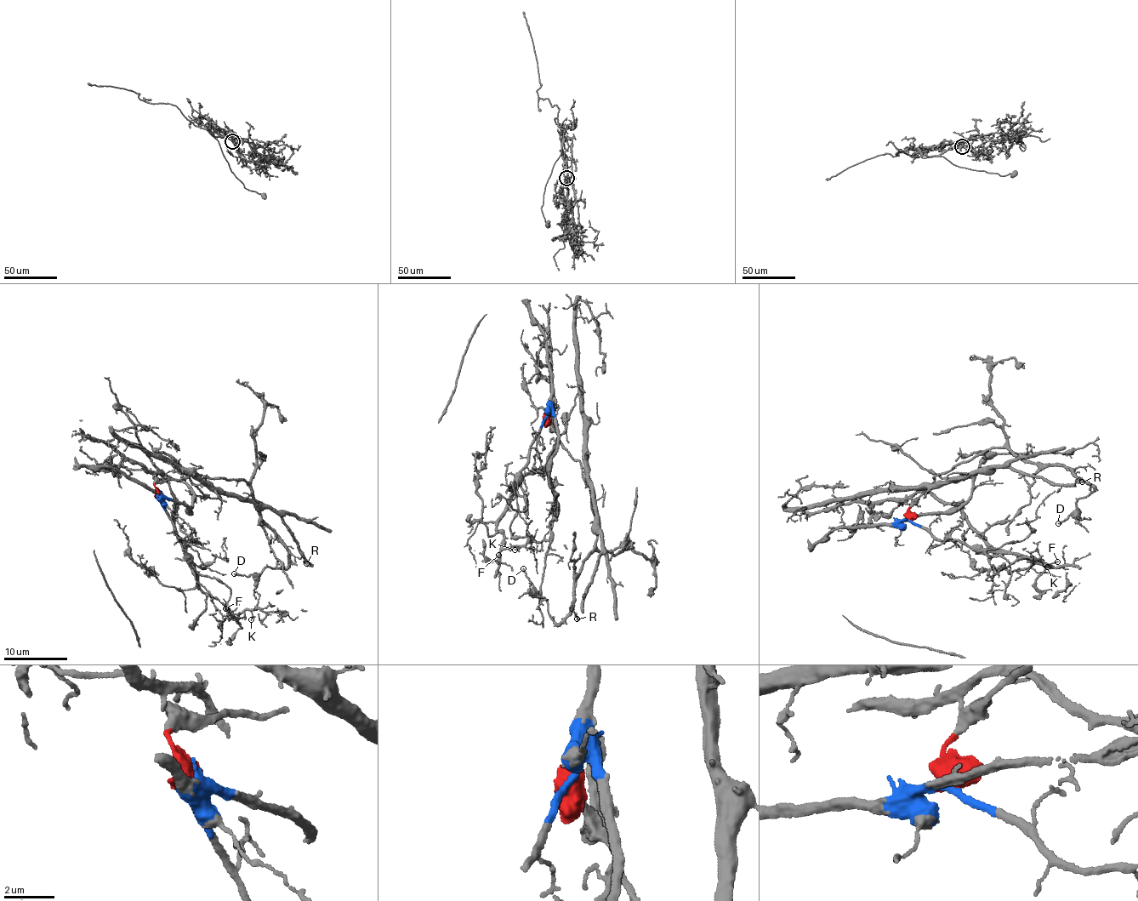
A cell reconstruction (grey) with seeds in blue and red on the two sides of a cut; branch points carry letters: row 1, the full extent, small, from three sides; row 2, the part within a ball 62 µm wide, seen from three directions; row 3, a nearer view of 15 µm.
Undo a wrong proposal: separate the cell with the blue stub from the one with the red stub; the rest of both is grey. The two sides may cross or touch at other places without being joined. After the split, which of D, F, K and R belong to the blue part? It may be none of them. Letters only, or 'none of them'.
F, K

